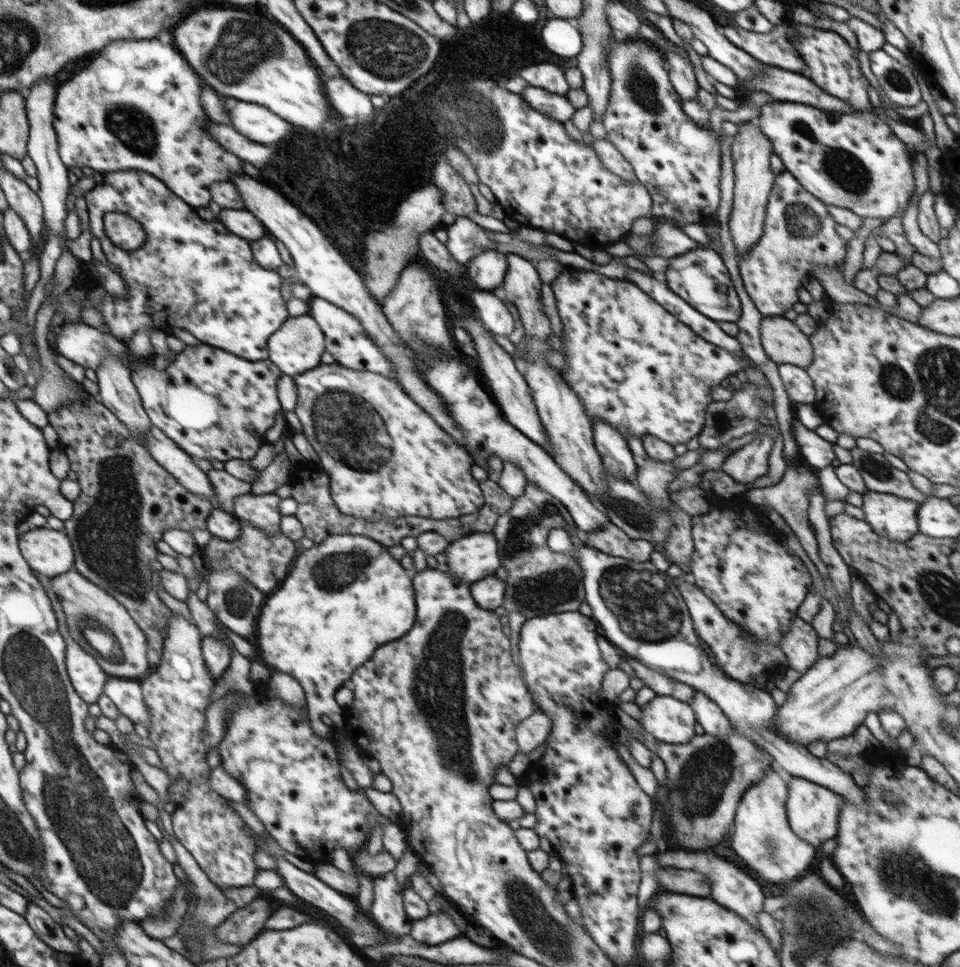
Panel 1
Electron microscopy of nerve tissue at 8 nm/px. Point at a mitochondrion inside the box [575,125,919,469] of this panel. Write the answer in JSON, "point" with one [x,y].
{"point":[852,174]}

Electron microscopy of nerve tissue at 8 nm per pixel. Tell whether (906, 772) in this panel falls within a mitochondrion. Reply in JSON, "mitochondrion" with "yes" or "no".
{"mitochondrion":"no"}

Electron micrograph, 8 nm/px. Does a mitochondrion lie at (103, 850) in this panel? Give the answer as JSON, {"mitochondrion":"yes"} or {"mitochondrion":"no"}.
{"mitochondrion":"yes"}

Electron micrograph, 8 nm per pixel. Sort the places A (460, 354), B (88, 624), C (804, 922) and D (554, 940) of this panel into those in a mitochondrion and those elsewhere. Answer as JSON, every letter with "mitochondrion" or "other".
{"A":"other","B":"mitochondrion","C":"mitochondrion","D":"mitochondrion"}

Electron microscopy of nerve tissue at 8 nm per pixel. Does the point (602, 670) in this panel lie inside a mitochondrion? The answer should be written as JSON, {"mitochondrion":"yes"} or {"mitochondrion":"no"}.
{"mitochondrion":"no"}

